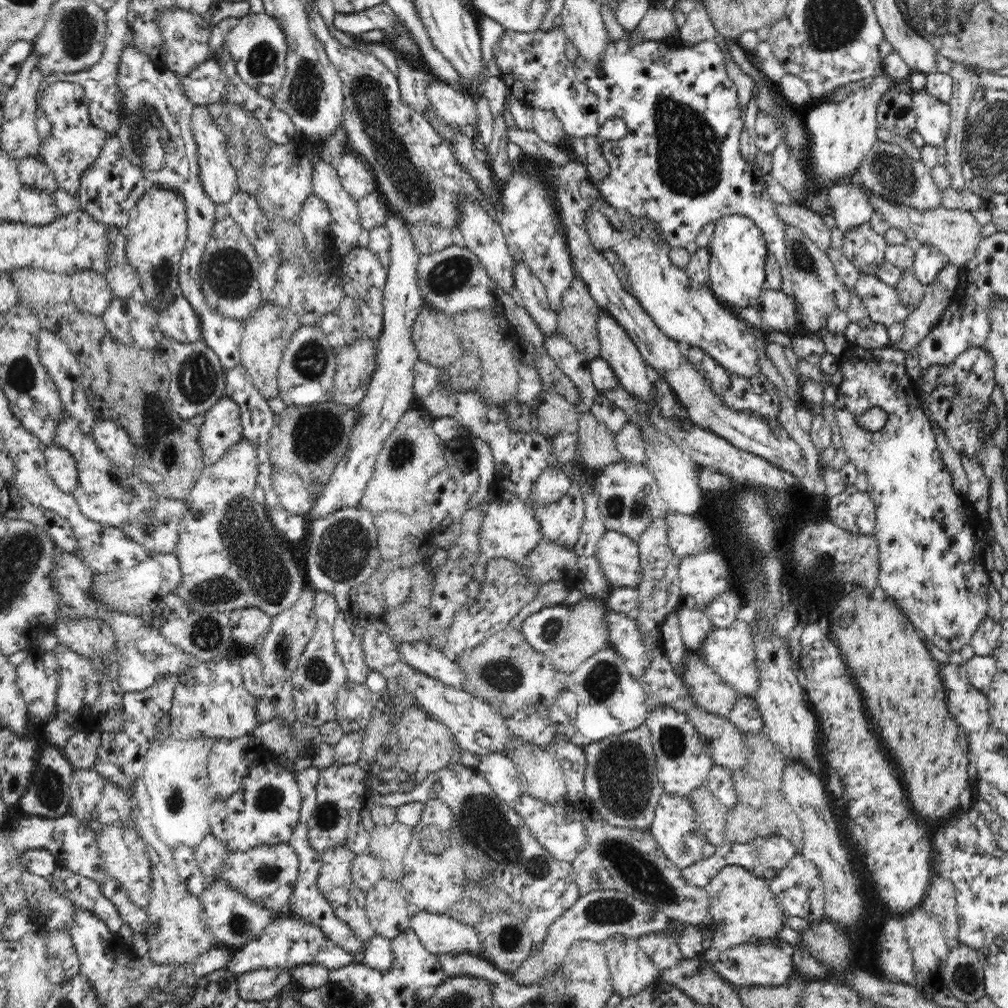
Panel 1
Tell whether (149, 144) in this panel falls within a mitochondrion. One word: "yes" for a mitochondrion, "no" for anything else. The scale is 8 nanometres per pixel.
yes

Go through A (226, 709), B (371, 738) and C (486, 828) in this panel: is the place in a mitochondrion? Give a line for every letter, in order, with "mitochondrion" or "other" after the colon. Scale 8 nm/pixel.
A: other
B: other
C: mitochondrion

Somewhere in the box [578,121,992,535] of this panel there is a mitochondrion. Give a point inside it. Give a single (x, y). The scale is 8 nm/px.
(897, 176)

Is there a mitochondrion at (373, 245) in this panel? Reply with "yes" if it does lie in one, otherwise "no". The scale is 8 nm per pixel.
no

